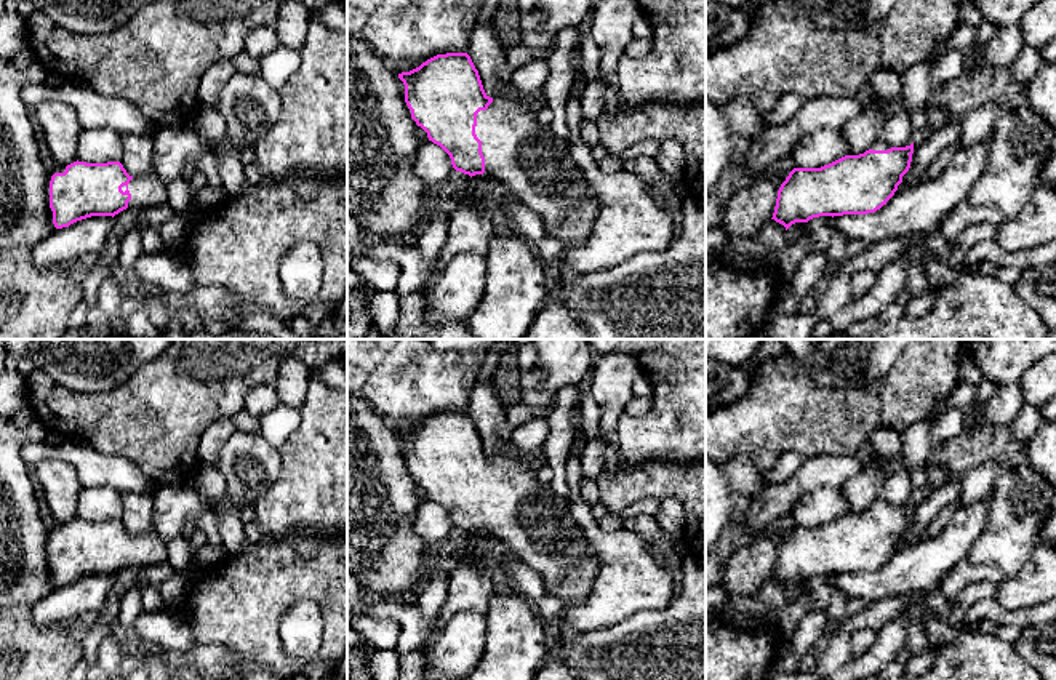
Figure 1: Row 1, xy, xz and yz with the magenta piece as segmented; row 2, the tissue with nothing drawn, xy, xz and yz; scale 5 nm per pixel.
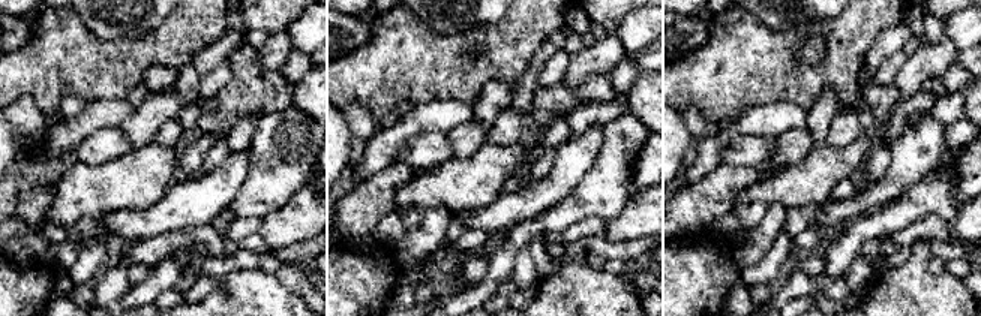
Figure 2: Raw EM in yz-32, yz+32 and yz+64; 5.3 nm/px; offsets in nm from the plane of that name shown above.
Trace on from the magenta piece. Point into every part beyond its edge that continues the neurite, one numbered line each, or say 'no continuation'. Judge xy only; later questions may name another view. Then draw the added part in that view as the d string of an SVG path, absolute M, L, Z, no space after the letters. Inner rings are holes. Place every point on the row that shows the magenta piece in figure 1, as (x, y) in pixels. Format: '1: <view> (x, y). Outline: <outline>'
1: xy (148, 189). Outline: M152 170L134 176L128 184L128 190L131 194L128 210L138 211L162 206L168 202L166 182L163 182Z
2: xy (36, 303). Outline: M0 56L0 339L61 339L72 310L82 302L80 285L69 280L72 266L38 269L32 262L35 243L51 235L50 181L66 166L48 171L42 162L29 107L21 99L26 83L45 83L48 72L35 61L19 70Z

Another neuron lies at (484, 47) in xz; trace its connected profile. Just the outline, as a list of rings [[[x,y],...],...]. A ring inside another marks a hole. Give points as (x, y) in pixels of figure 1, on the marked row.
[[[493,21],[477,22],[467,42],[467,54],[478,70],[486,96],[504,91],[512,85],[512,67]]]

